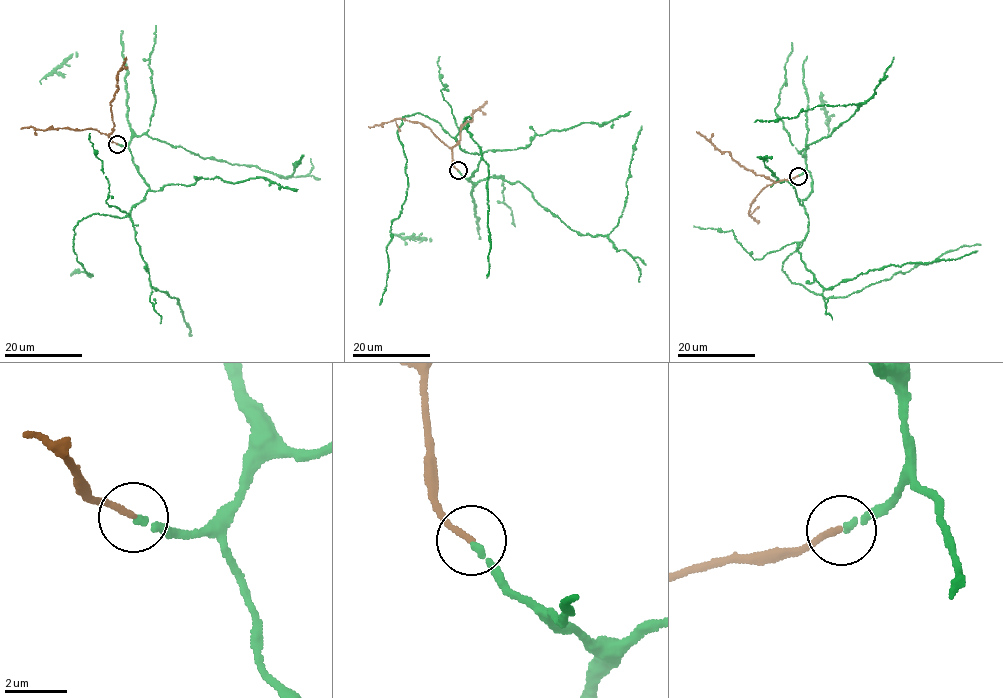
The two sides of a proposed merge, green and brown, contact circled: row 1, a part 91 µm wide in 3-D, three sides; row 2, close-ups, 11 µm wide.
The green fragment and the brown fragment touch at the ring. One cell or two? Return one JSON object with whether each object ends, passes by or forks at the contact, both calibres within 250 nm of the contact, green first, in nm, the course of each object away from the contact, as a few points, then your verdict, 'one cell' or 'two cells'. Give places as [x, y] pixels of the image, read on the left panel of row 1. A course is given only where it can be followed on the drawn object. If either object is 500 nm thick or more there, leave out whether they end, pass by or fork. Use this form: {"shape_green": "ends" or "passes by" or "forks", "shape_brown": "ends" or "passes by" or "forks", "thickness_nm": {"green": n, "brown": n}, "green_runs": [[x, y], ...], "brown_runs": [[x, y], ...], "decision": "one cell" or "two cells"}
{"shape_green": "ends", "shape_brown": "ends", "thickness_nm": {"green": 190, "brown": 190}, "green_runs": [[117, 144], [131, 152], [149, 189], [131, 214], [79, 221], [73, 242], [92, 276], [71, 275]], "brown_runs": [[117, 144], [108, 135], [114, 123], [110, 103], [118, 87], [116, 76], [126, 57]], "decision": "one cell"}

